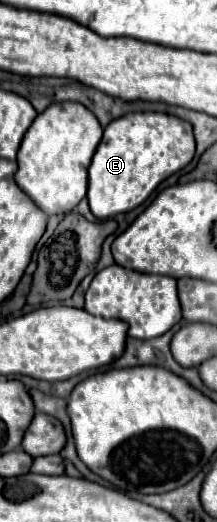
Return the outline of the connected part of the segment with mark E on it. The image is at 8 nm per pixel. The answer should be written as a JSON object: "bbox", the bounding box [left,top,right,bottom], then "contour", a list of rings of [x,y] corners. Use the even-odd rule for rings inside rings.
{"bbox":[89,113,195,219],"contour":[[[127,113],[113,119],[89,167],[89,207],[97,219],[107,219],[141,205],[169,175],[183,169],[195,155],[191,123],[165,113]]]}

